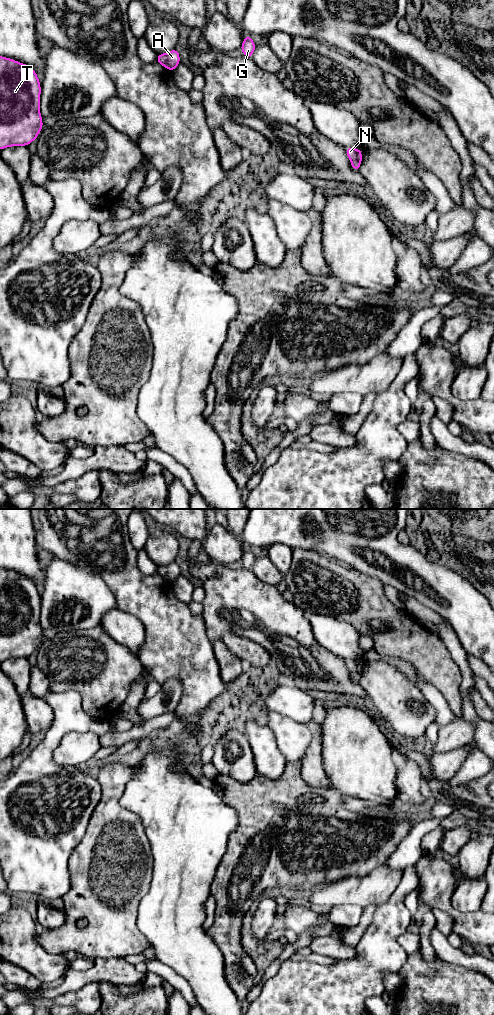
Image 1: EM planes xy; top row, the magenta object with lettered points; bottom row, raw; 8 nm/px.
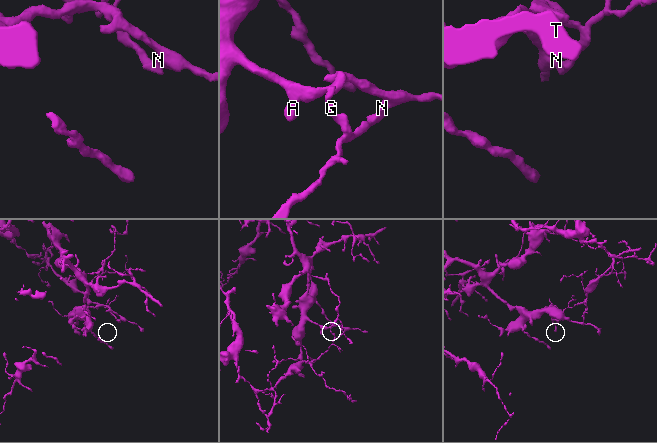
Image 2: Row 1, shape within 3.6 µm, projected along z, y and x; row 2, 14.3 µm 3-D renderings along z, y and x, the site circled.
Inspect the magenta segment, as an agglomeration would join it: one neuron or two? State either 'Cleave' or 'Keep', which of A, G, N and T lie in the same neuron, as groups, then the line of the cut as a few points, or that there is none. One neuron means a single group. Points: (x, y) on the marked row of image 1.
Cleave. Groups: A N T / G. Split along xy (350, 159), (360, 163)

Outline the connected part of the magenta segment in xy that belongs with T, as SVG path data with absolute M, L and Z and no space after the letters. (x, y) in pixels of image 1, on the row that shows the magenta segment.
M0 56L0 150L28 146L37 139L43 128L40 95L40 81L31 66Z

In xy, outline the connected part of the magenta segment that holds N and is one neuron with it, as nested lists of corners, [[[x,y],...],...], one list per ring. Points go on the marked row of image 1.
[[[354,147],[346,148],[346,155],[350,160],[362,163],[362,150]]]

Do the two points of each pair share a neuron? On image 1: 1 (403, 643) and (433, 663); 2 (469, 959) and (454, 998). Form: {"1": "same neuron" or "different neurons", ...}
{"1": "same neuron", "2": "different neurons"}

